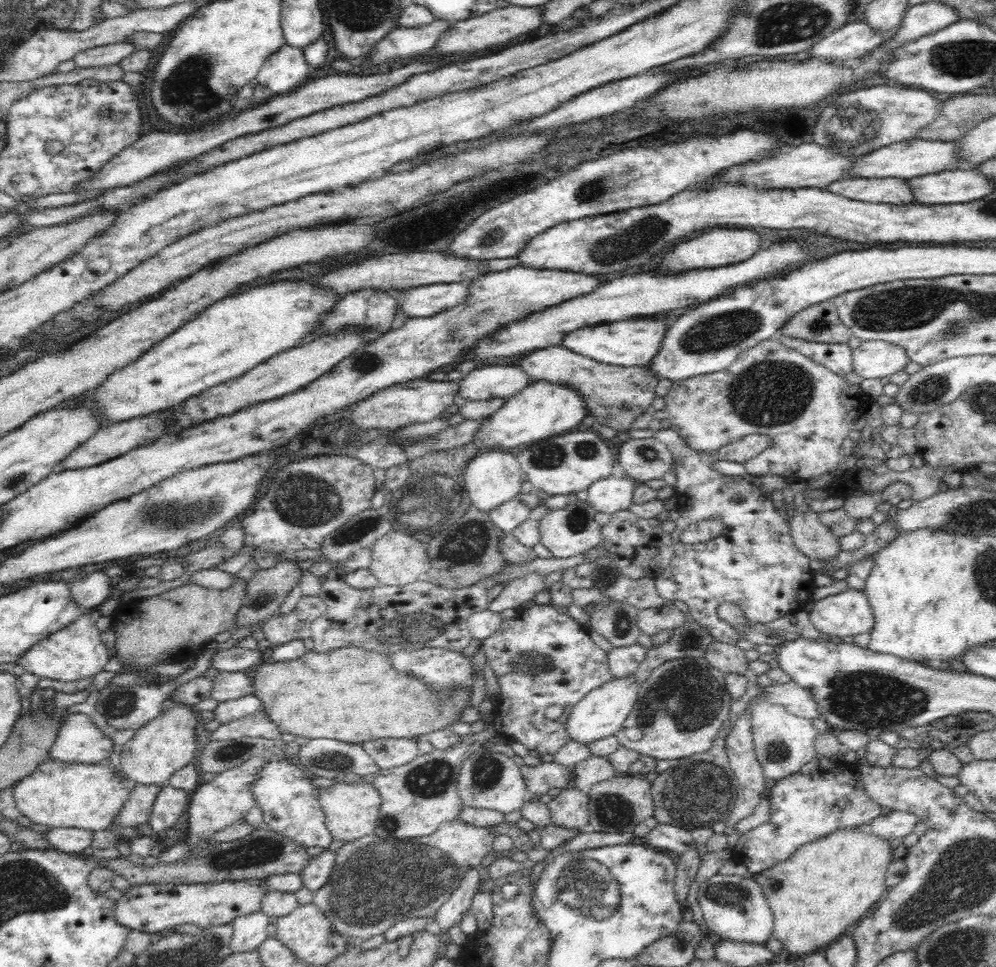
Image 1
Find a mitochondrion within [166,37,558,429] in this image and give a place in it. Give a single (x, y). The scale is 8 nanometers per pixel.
(491, 317)

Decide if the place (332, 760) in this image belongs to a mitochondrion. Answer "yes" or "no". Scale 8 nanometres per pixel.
yes

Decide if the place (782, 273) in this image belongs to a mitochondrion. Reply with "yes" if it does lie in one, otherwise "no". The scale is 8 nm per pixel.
no

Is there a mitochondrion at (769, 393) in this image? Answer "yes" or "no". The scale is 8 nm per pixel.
yes

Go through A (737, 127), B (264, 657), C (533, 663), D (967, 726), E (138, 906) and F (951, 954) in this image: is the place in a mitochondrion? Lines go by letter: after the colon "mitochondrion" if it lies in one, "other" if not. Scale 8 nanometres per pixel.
A: other
B: other
C: mitochondrion
D: mitochondrion
E: other
F: mitochondrion

